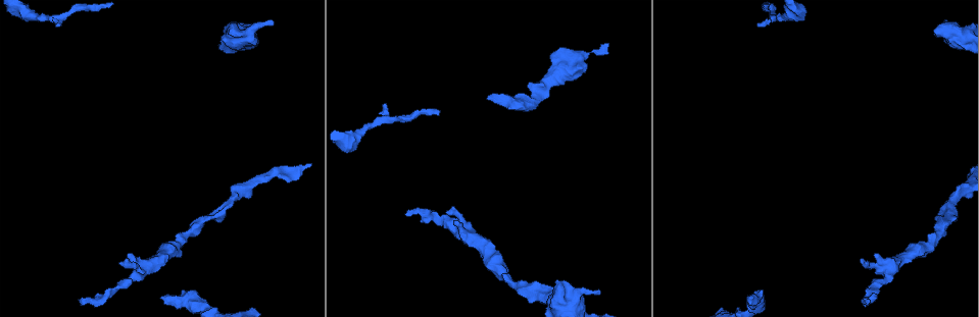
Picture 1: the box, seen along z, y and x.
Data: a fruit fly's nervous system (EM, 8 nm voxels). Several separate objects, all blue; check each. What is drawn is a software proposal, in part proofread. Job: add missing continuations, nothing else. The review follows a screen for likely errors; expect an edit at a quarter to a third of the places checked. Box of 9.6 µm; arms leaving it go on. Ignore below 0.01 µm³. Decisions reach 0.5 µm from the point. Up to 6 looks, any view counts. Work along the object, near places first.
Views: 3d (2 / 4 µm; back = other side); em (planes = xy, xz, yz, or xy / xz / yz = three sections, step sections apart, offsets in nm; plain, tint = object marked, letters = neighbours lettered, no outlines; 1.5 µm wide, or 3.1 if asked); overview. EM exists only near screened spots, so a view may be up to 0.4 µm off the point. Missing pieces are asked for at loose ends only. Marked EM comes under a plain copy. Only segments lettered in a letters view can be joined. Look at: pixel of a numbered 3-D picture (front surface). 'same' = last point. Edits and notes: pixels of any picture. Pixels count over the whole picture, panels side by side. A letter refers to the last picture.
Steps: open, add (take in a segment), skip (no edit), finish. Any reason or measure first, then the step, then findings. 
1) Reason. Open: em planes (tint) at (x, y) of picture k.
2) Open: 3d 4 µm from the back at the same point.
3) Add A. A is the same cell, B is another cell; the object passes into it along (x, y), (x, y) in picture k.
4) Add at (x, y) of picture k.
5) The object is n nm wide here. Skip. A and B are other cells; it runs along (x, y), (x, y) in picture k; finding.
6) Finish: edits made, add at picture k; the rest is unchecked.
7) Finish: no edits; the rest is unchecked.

Branch stops here. Open: em planes (letters) at (272, 23) of picture 1.

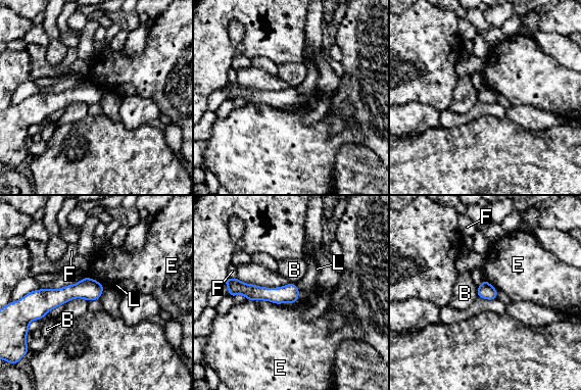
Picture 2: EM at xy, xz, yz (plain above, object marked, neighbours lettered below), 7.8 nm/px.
The longest contact is with E, 260 nm. Skip. B, E, F and L are other cells; a border runs along (247, 300), (270, 300), (278, 304) in picture 2; none of them fits.

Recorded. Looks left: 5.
End of a long branch. Open: em xz step 8 (tint) at (486, 99) of picture 1.

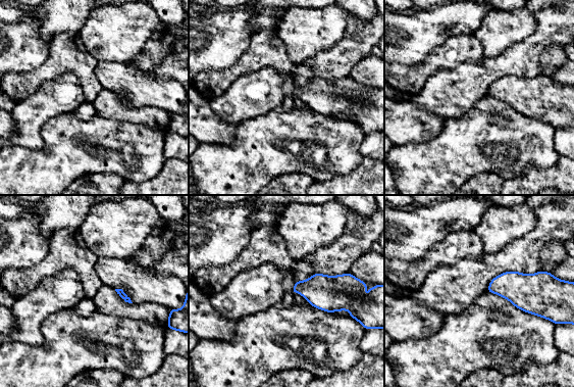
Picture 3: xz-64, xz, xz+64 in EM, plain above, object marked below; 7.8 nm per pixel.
Cut it another way. Open: em planes (letters) at the same point.

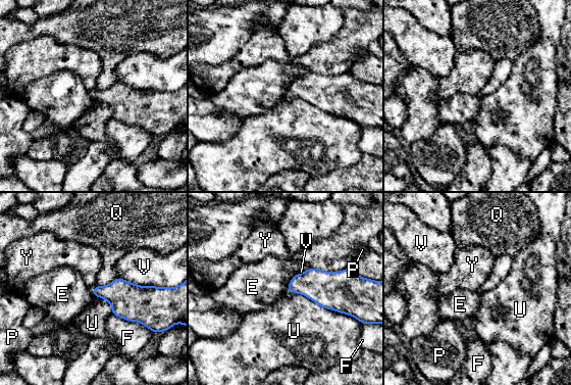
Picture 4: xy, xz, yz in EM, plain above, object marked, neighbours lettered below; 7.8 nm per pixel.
Skip. E, F, P, Q, U, V and Y are other cells; a border runs along (348, 267), (341, 271), (307, 269) in picture 4; no lettered segment goes on from it.

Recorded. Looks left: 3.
An open end. Open: 3d 4 µm from the back at (406, 215) of picture 1.

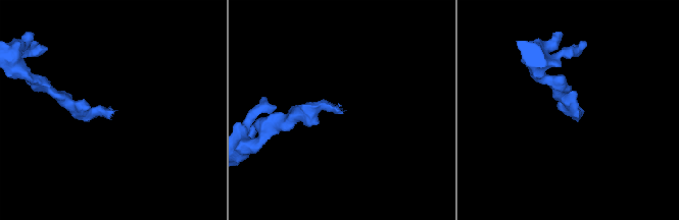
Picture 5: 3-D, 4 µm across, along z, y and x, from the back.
Now the EM. Open: em xy step 8 (letters) at (115, 110) of picture 5.

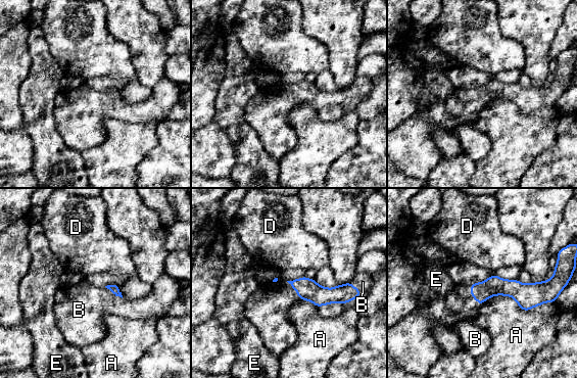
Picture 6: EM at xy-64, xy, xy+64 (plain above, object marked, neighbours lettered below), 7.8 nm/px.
Open: em planes (letters) at the same point.

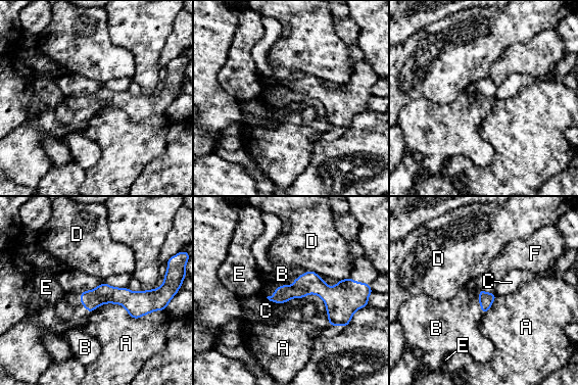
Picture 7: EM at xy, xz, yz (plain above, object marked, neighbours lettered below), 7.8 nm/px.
Add B. B is the same cell, A, C, D, E and F are other cells; the object passes into it along (308, 283), (283, 285), (282, 274) in picture 7; the cell continues.

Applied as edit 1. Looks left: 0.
Finish: edits made, add at picture 7; the rest is unchecked.

